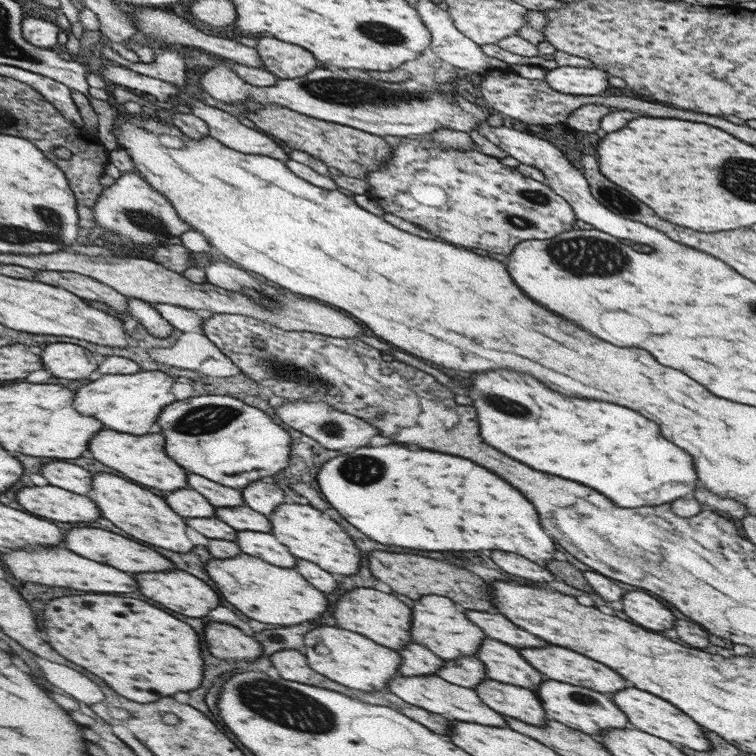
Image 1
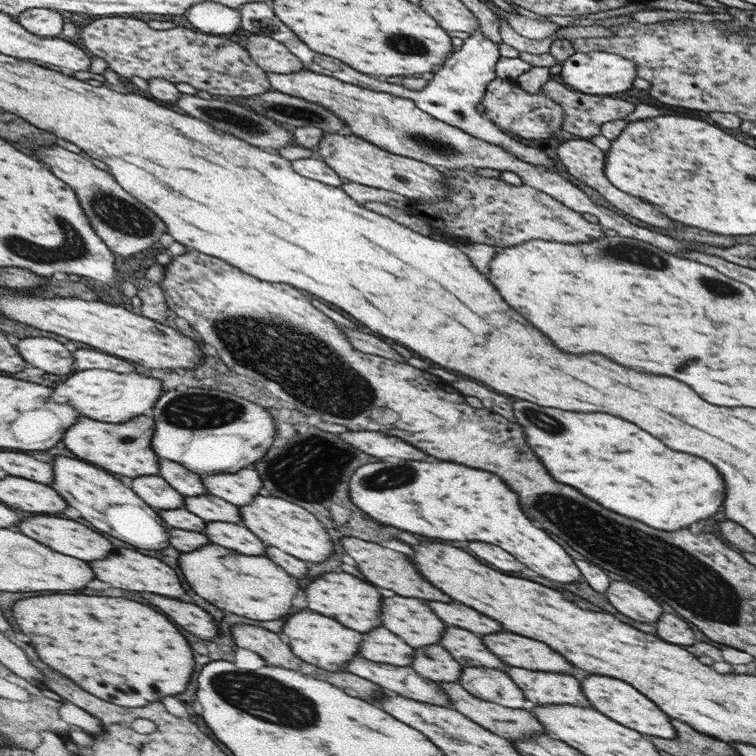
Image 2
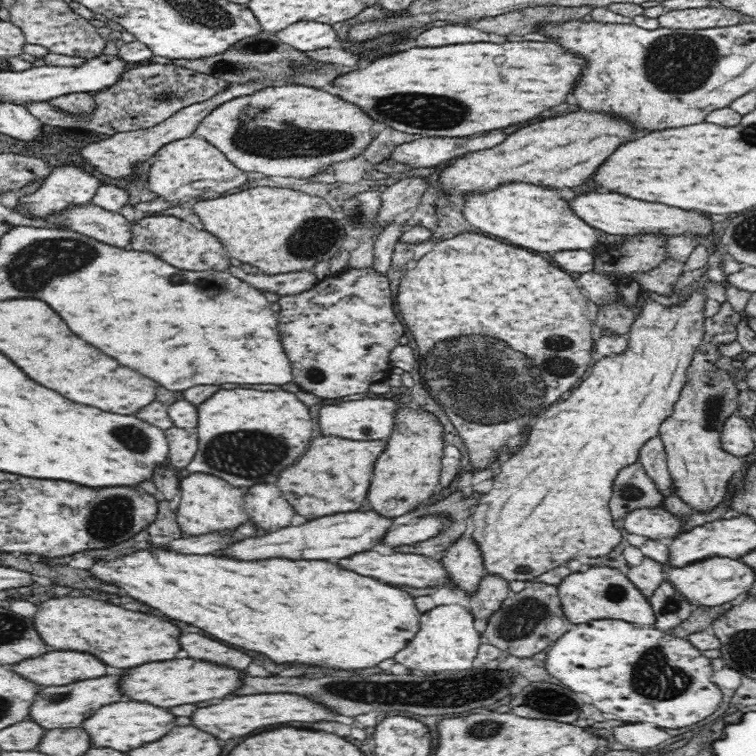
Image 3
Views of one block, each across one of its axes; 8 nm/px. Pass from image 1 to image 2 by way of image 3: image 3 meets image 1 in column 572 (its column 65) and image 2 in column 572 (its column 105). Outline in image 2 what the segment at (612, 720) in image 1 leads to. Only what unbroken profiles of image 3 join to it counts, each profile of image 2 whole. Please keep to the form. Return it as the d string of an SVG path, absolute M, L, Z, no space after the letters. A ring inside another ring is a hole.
M508 668L510 678L520 687L524 696L536 706L542 704L572 704L590 708L582 686L574 676L554 672L532 672L525 668Z

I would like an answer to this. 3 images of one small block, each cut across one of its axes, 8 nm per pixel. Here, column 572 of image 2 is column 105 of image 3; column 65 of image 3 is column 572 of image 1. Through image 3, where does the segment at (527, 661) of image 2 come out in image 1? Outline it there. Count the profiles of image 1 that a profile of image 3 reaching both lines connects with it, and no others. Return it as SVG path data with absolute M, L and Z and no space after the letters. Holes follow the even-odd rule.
M546 646L546 648L522 648L520 654L534 666L538 668L542 674L546 674L546 678L550 680L558 680L558 682L568 682L568 684L574 684L574 686L584 686L584 688L590 688L590 690L596 690L596 692L618 692L618 690L624 690L628 688L628 682L618 676L618 672L614 672L612 668L604 666L604 664L598 664L596 660L590 660L586 656L580 656L578 652L572 652L572 650L566 650L566 648L560 648L560 646Z

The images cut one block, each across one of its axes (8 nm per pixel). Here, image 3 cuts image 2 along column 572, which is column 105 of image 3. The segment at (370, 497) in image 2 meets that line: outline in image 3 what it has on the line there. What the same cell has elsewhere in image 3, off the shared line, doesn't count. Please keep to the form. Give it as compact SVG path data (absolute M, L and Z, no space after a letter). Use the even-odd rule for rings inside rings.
M146 548L116 560L96 559L90 573L126 590L128 596L160 610L172 620L198 628L220 642L254 650L276 664L308 664L340 670L372 668L400 652L419 630L421 613L410 594L372 578L342 570L326 560L258 560L240 562L220 556L180 556L160 548Z

